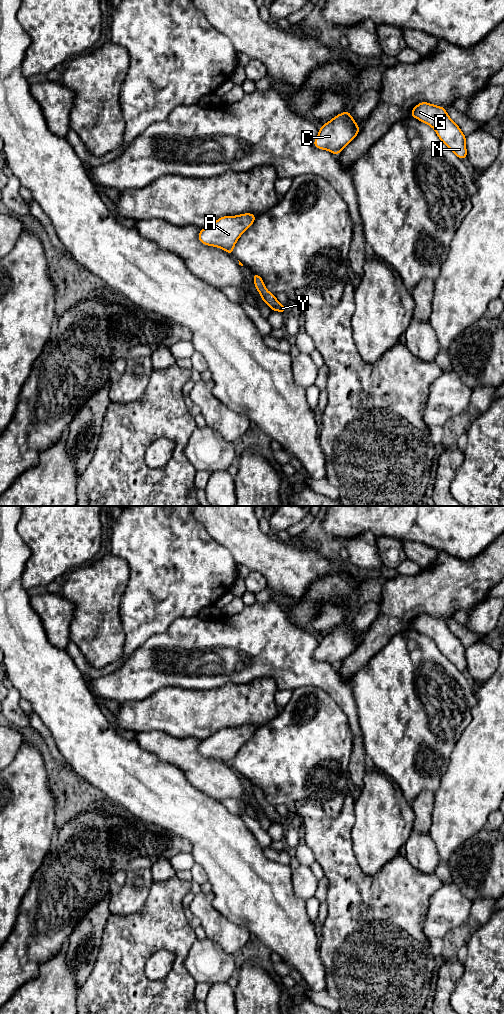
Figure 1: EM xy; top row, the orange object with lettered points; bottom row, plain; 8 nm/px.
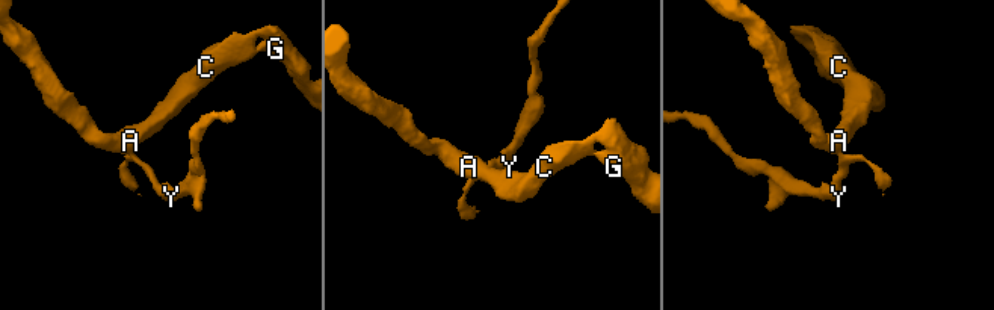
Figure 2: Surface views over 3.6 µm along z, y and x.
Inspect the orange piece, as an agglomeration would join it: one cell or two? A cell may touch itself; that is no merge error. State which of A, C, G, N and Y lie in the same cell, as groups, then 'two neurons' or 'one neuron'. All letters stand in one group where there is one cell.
A C G N / Y; two neurons

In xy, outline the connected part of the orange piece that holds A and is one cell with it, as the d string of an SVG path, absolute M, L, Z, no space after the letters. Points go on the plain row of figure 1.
M252 725L223 728L203 740L198 746L198 751L207 758L225 763L233 762L240 748L253 736L256 729Z

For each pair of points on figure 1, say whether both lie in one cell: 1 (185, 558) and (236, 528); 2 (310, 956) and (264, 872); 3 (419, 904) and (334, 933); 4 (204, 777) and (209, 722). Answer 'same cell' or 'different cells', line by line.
1: different cells
2: same cell
3: same cell
4: different cells

